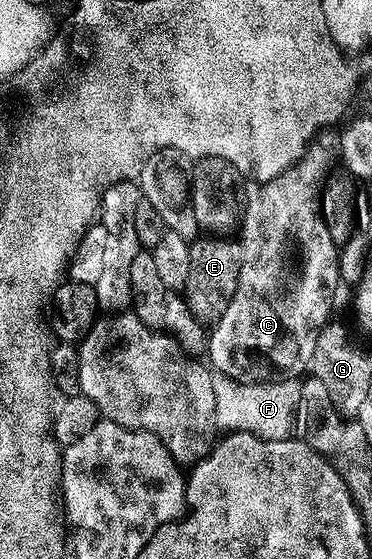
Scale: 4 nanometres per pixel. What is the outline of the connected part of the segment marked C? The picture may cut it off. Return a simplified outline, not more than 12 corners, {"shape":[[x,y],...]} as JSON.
{"shape":[[336,151],[245,204],[240,281],[208,331],[229,379],[305,372],[340,284],[320,210]]}

